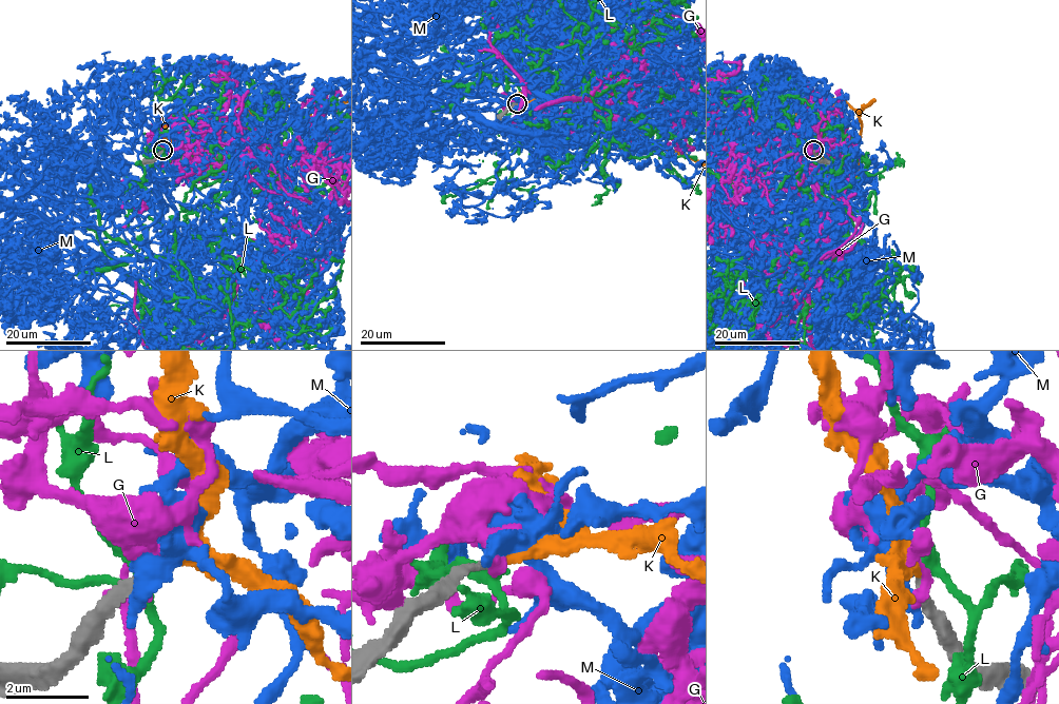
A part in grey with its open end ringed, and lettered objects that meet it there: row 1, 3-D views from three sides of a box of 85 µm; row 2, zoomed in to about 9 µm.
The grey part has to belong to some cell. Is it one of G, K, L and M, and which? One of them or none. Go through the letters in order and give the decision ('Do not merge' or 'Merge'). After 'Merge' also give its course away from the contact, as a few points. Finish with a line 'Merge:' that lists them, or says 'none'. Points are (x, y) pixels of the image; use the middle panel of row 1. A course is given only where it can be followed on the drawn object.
G: Do not merge
K: Merge
L: Do not merge
M: Do not merge
Merge: K

